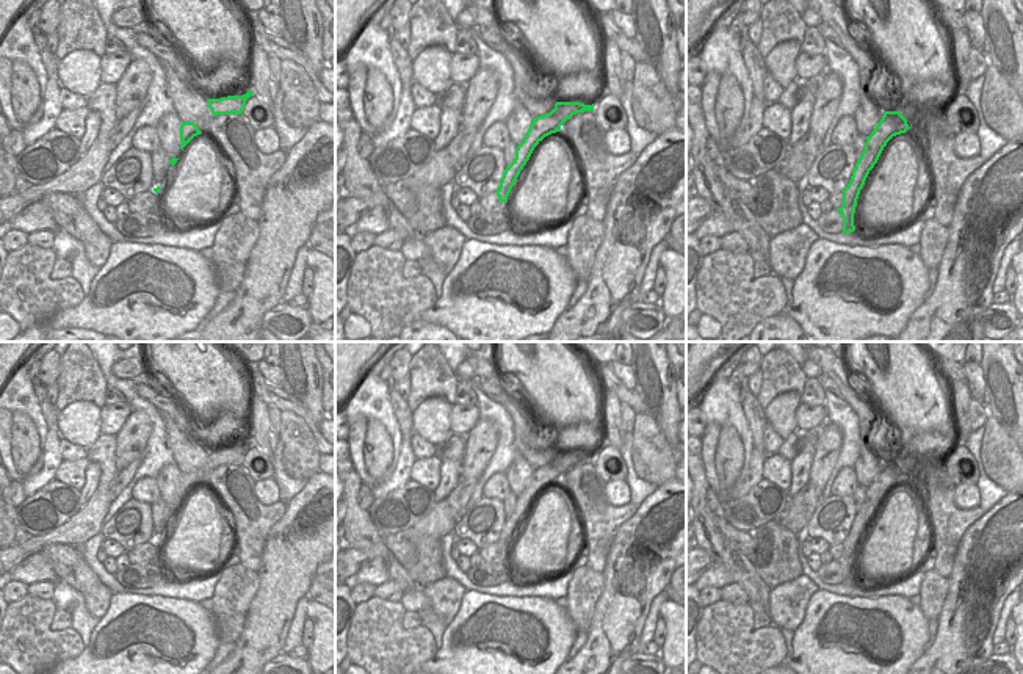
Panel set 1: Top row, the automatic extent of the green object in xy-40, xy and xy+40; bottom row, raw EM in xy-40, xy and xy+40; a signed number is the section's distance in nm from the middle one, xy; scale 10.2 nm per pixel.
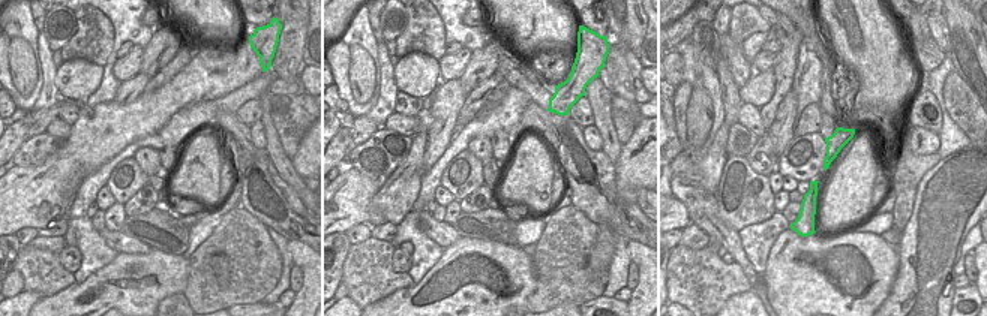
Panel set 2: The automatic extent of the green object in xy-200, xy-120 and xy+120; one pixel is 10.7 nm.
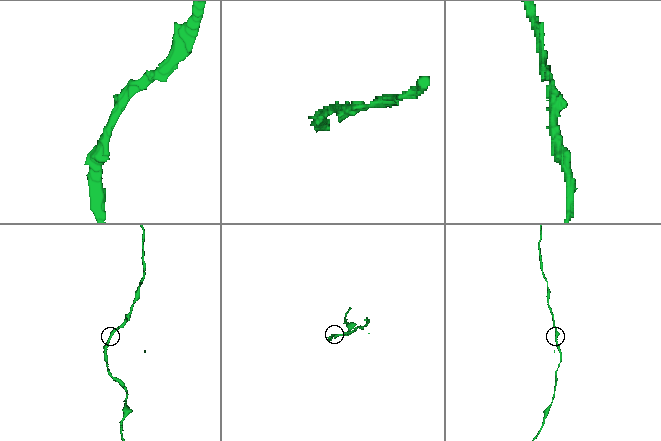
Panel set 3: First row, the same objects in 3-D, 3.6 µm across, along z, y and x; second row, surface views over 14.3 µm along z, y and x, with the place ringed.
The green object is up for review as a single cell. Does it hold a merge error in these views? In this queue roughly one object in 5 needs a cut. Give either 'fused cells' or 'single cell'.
single cell

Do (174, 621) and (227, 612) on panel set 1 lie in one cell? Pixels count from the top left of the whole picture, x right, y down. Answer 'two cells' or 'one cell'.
two cells

